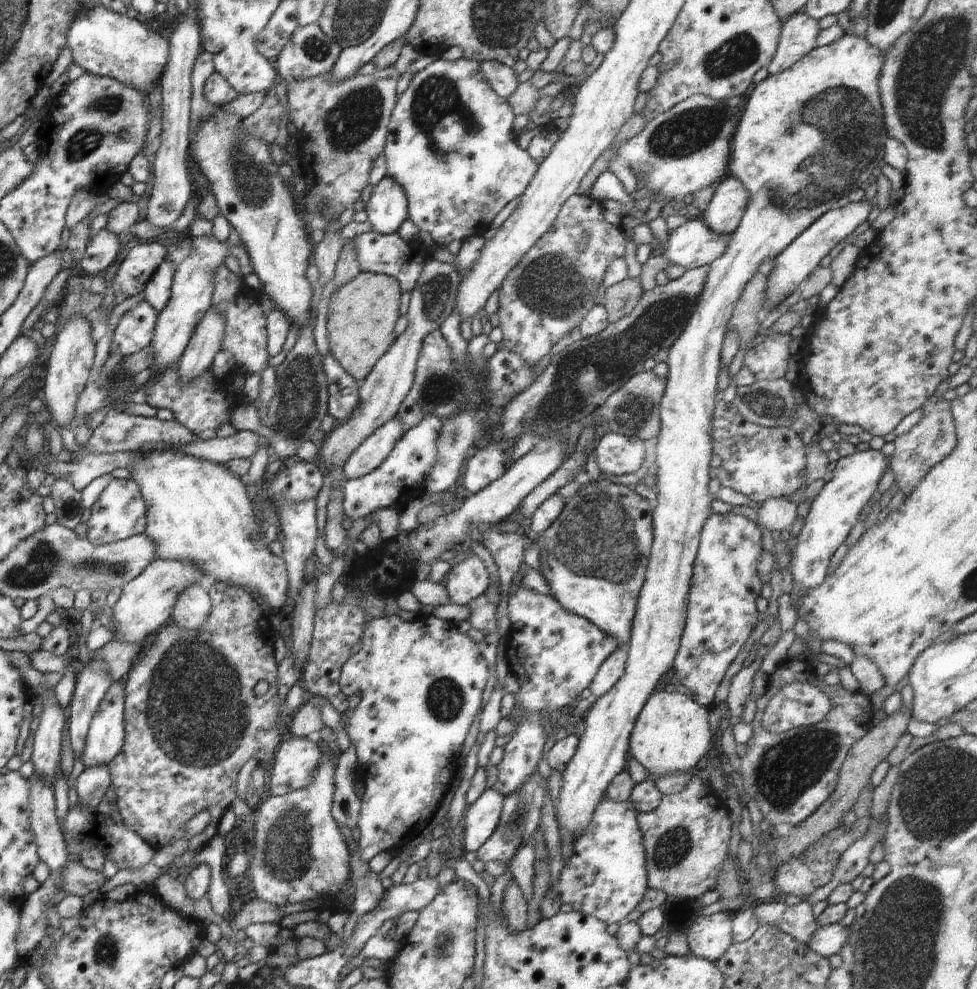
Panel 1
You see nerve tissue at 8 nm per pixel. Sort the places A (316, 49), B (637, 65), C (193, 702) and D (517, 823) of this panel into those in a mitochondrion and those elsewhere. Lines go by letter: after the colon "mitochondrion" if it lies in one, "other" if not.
A: mitochondrion
B: other
C: mitochondrion
D: mitochondrion

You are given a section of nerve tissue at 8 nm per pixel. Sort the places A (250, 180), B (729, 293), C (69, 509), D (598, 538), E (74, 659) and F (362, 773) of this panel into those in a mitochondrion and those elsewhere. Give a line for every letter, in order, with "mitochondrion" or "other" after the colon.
A: mitochondrion
B: other
C: other
D: mitochondrion
E: other
F: other

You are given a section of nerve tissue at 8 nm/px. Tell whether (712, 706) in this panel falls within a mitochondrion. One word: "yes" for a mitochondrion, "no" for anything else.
no

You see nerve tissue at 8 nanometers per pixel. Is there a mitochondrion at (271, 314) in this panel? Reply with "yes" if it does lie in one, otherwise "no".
no

